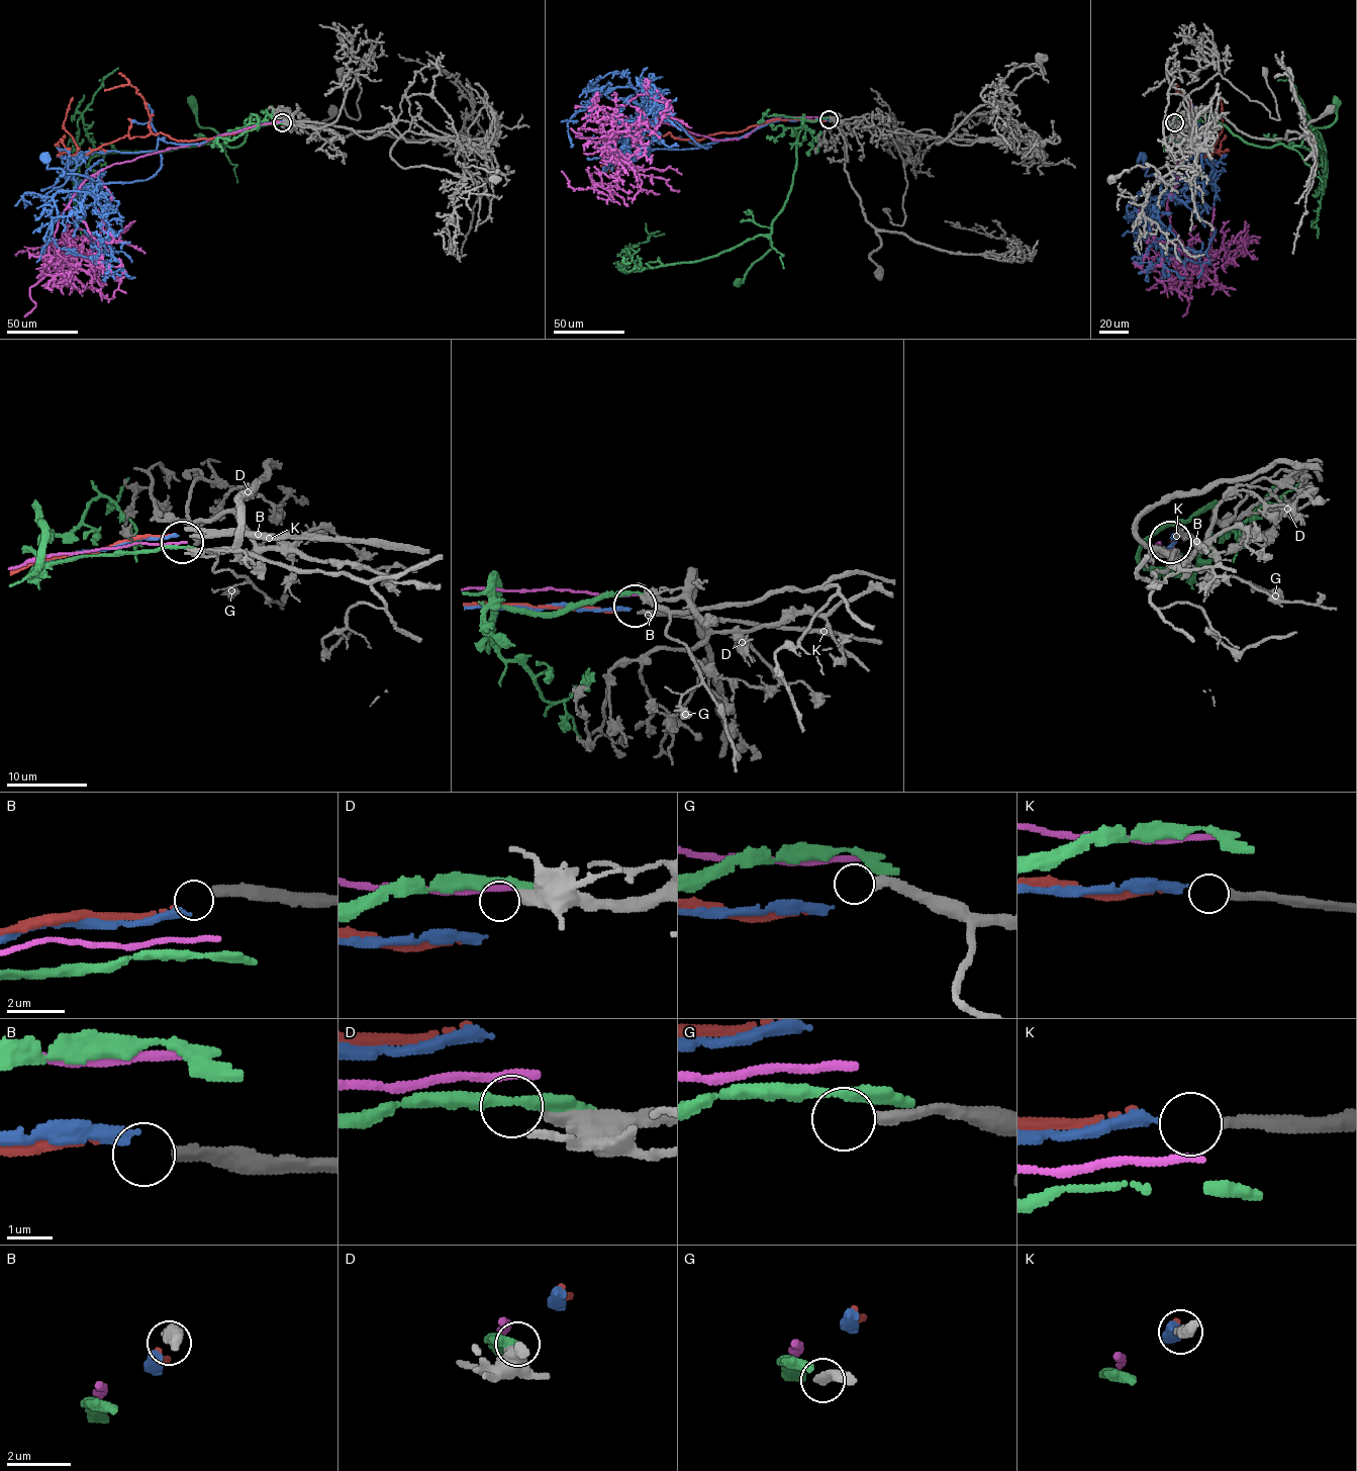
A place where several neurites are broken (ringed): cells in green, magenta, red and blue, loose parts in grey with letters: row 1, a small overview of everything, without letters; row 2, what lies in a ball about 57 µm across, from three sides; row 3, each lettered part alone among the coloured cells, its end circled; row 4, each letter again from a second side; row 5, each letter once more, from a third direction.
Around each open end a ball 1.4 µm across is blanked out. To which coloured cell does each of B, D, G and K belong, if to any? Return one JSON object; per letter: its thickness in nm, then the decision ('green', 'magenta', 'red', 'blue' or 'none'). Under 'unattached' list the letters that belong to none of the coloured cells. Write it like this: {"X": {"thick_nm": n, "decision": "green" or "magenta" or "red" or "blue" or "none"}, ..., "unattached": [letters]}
{"B": {"thick_nm": 320, "decision": "red"}, "D": {"thick_nm": 320, "decision": "none"}, "G": {"thick_nm": 280, "decision": "none"}, "K": {"thick_nm": 240, "decision": "blue"}, "unattached": ["D", "G"]}

